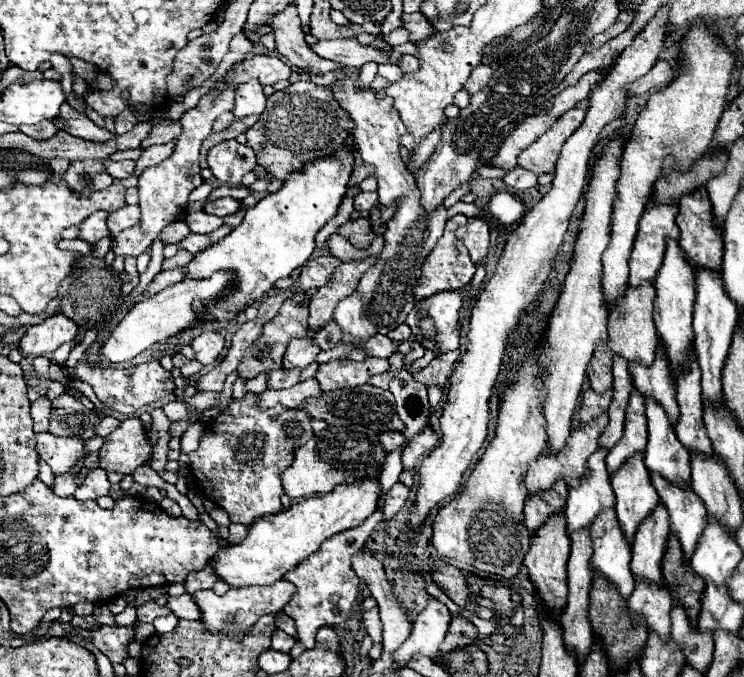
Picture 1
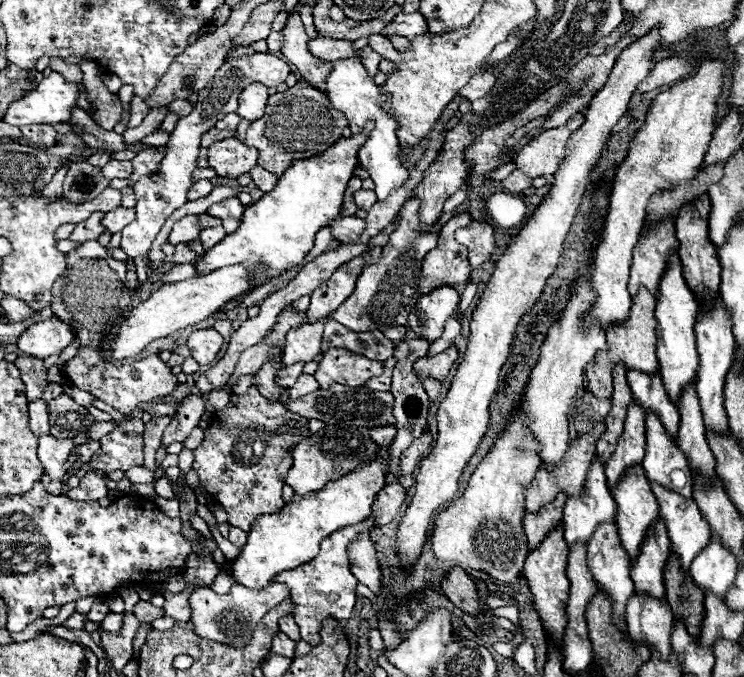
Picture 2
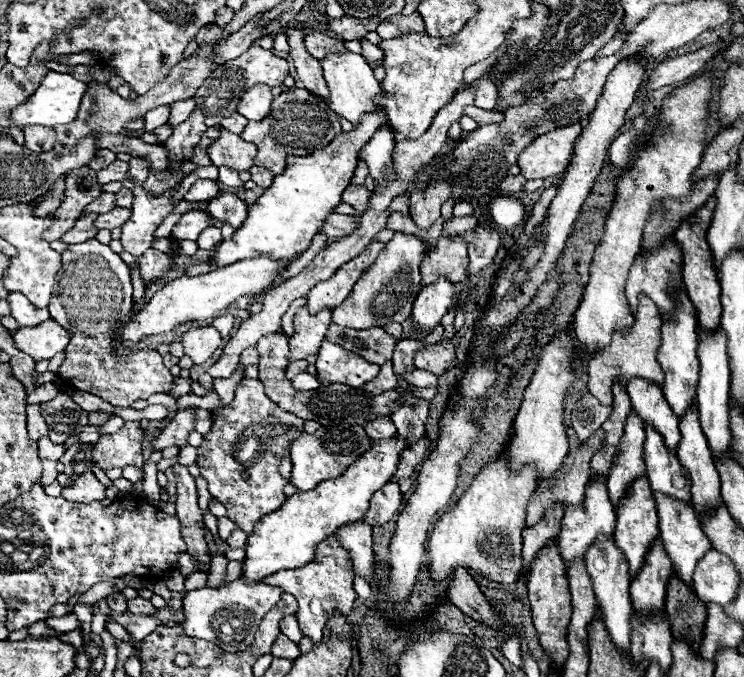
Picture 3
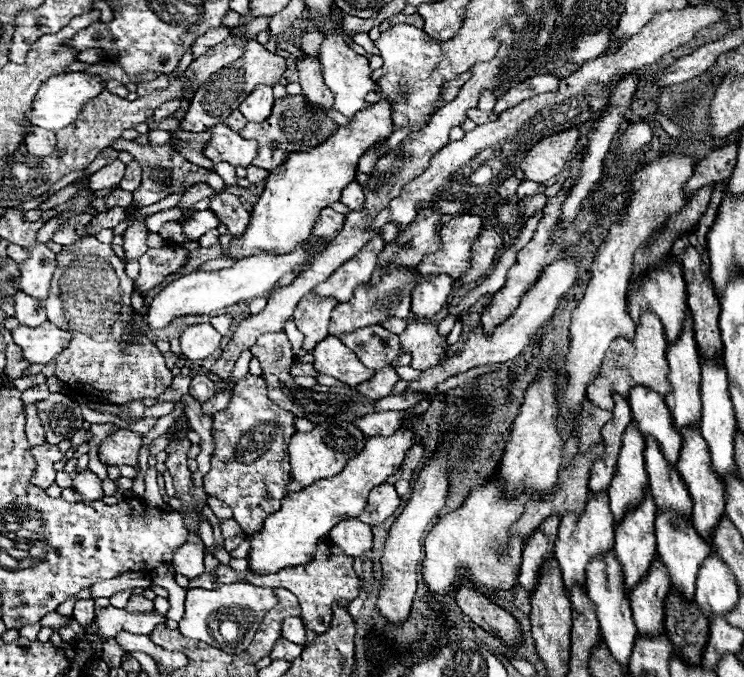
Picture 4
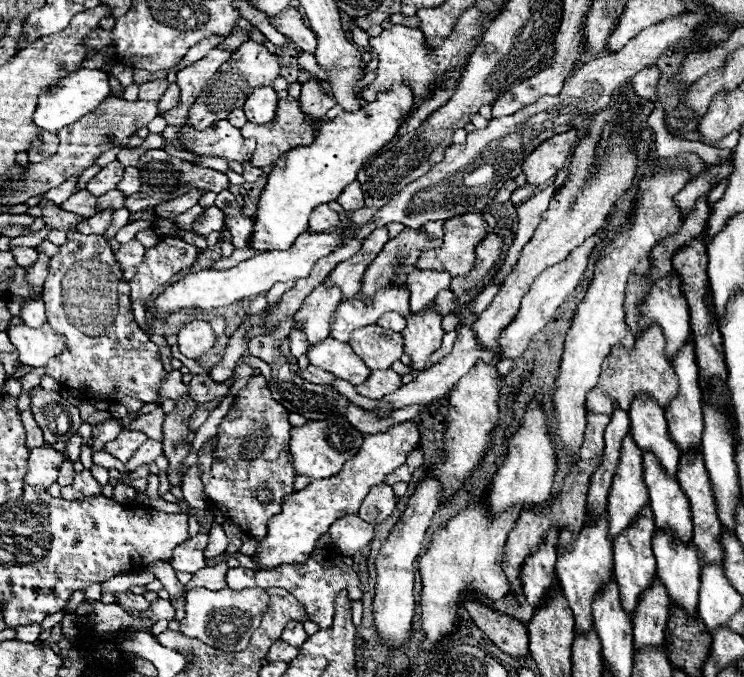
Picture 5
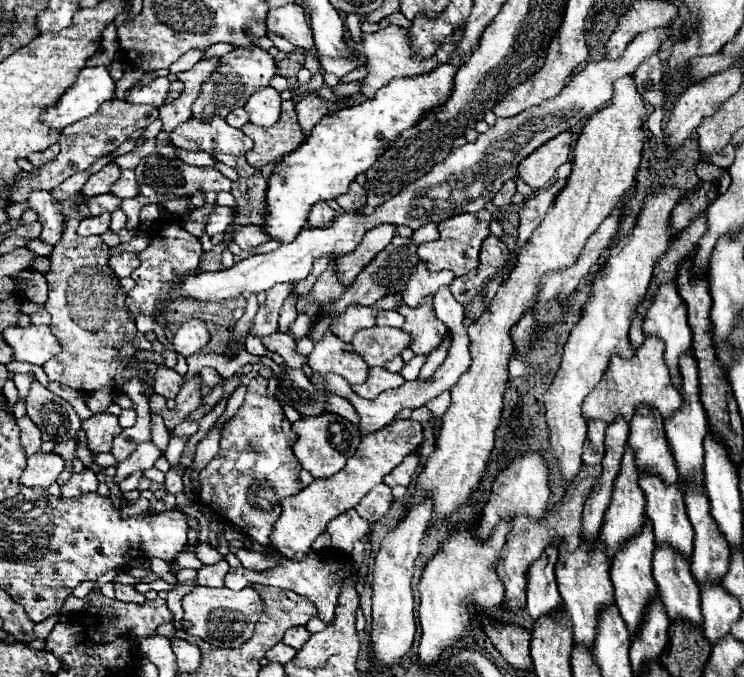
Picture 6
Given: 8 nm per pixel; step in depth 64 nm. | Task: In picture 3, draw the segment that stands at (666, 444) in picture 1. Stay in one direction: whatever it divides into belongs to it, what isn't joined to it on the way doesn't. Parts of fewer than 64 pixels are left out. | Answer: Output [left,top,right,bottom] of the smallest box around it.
[644,426,690,502]

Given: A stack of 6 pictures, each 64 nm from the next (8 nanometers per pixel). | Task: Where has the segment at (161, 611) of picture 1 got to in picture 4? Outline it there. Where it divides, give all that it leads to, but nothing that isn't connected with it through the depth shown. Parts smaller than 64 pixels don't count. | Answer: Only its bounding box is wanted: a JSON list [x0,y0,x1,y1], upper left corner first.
[126,594,154,612]

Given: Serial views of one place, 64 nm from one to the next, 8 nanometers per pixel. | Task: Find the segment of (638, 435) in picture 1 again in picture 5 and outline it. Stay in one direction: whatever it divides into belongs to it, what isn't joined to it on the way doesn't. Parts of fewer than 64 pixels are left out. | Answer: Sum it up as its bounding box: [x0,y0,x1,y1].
[608,434,648,538]

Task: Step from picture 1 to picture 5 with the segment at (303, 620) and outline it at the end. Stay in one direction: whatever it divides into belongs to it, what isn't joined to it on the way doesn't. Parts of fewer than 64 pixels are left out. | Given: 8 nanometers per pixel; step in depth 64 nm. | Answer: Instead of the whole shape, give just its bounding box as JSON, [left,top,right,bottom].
[226,546,360,628]

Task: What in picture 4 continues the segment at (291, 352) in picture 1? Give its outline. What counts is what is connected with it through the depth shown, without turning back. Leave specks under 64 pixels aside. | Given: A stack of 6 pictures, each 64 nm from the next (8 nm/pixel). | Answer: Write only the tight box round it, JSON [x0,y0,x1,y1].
[294,294,336,360]

